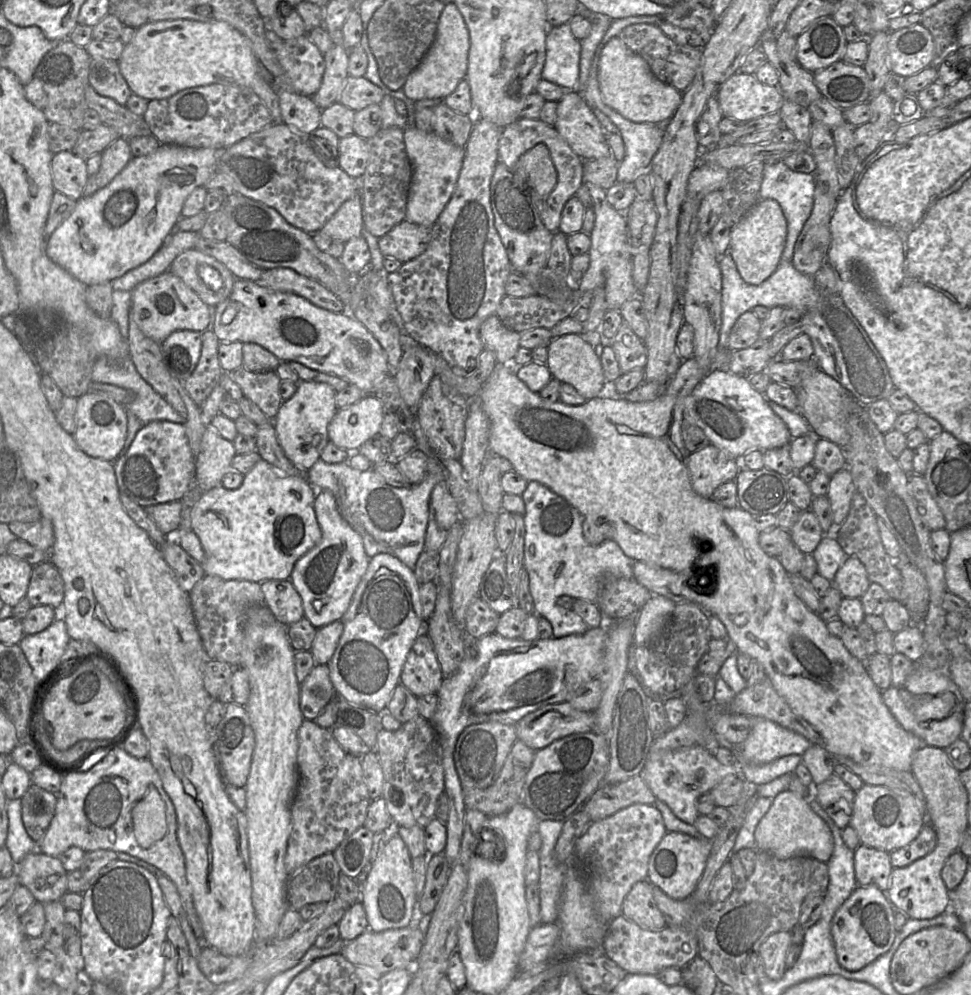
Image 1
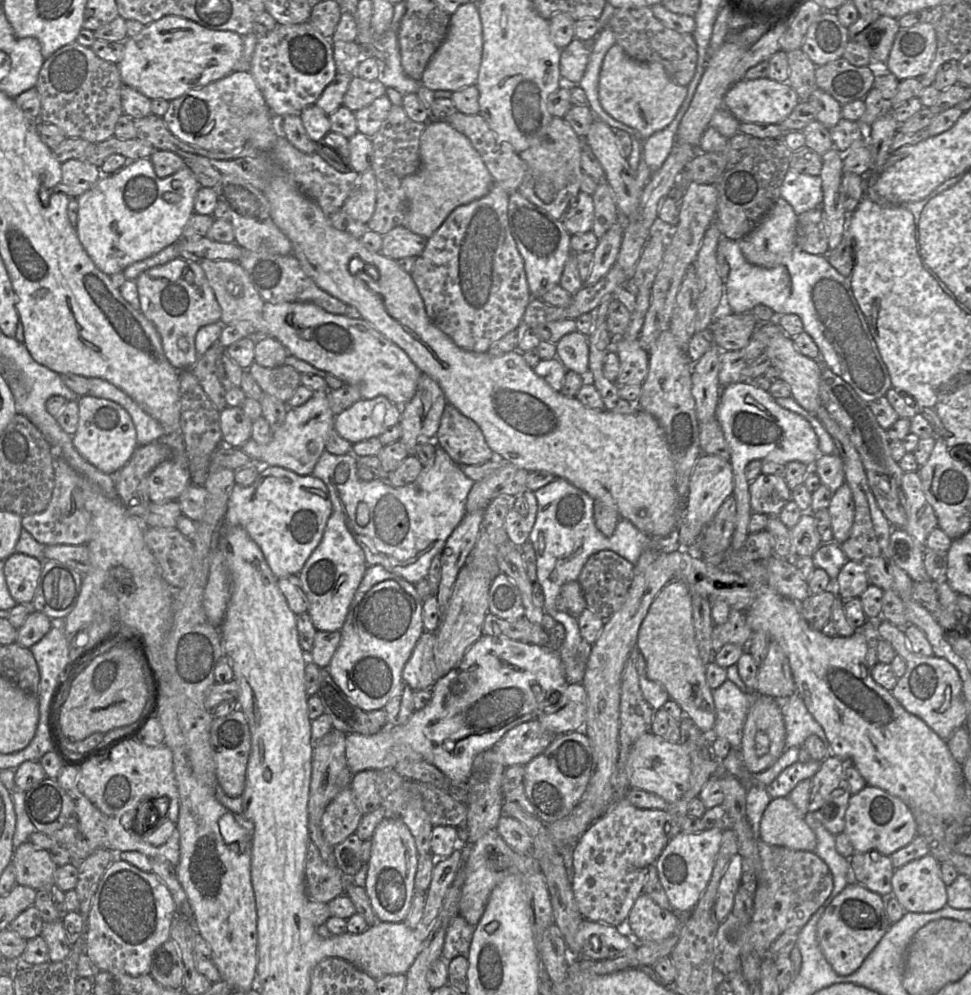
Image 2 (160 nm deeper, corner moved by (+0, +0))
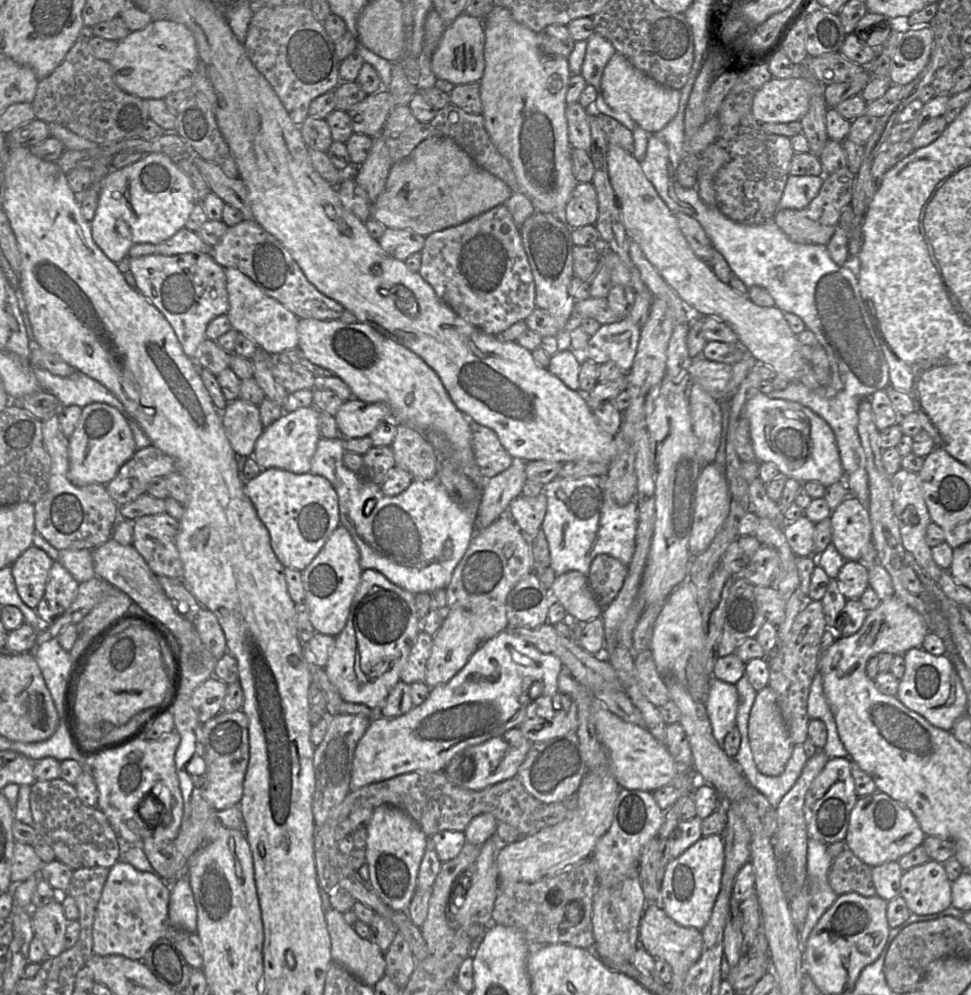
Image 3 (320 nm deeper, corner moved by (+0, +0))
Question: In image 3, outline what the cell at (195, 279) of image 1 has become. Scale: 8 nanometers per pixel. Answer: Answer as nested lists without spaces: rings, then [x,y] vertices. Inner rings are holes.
[[[224,268],[229,309],[226,314],[232,329],[252,339],[271,355],[298,347],[299,319],[277,300],[264,294],[255,283],[234,268]]]

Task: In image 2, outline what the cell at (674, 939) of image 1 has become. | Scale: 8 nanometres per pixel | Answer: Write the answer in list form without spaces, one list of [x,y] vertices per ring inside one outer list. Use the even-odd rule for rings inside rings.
[[[739,853],[730,860],[721,878],[714,904],[714,916],[723,922],[732,913],[735,894],[741,885],[742,857]]]

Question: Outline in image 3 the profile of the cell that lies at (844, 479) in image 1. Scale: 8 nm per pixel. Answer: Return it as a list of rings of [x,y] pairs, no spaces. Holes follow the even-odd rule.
[[[846,498],[830,515],[832,543],[847,560],[859,561],[872,544],[868,508],[857,498]]]

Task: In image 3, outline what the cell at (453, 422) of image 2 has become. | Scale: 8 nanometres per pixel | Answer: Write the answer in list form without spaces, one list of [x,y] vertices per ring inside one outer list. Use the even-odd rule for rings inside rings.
[[[470,421],[470,428],[474,459],[482,476],[489,479],[507,469],[513,458],[502,446],[496,433],[474,421]]]

